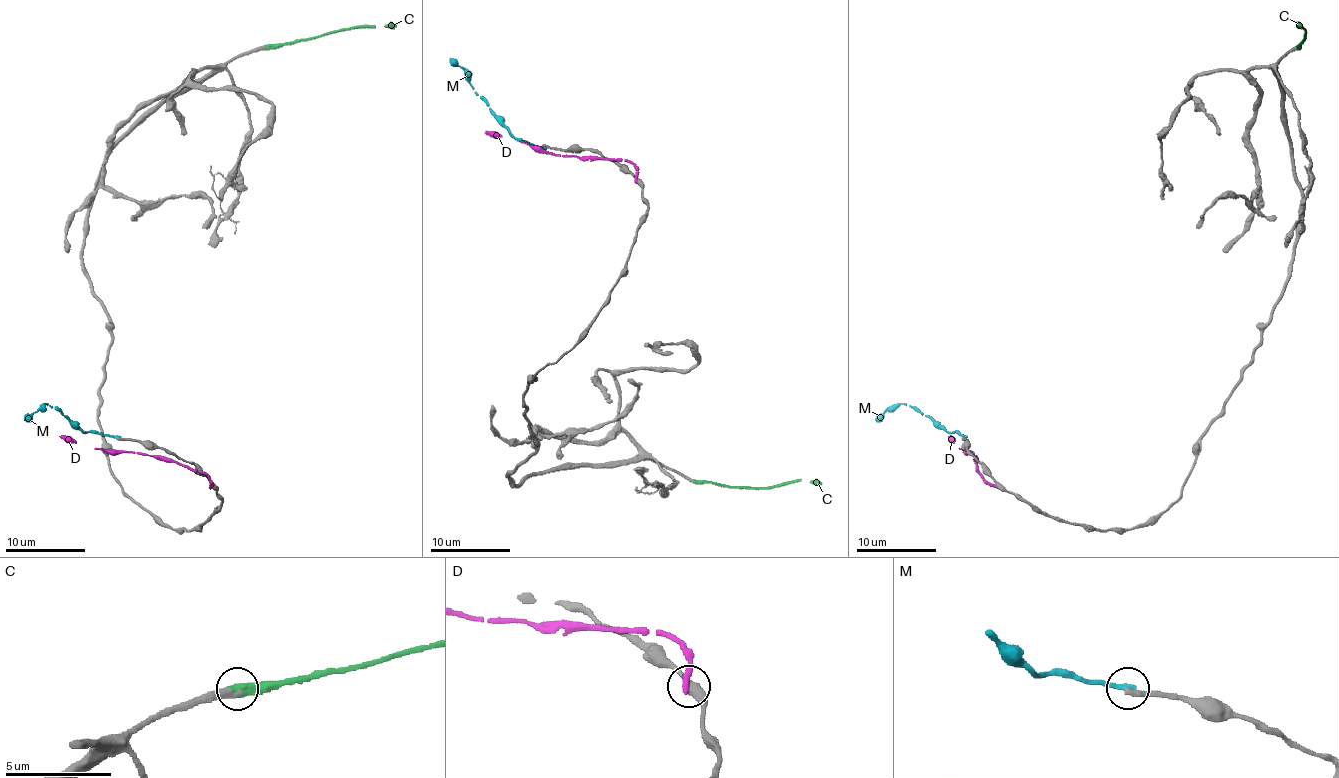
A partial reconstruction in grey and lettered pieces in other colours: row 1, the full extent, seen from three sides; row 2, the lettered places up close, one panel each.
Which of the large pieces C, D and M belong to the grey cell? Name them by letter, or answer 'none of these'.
C

